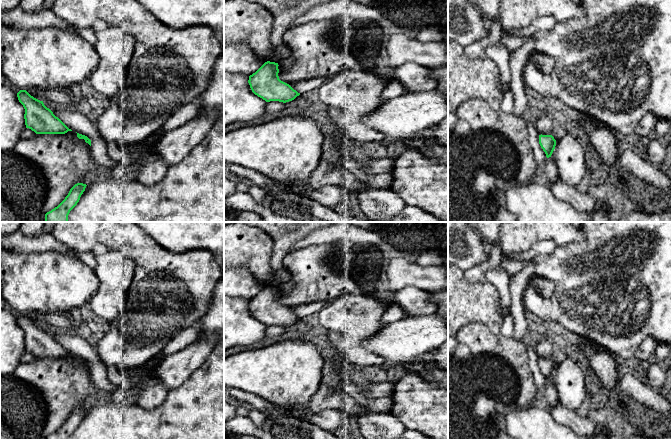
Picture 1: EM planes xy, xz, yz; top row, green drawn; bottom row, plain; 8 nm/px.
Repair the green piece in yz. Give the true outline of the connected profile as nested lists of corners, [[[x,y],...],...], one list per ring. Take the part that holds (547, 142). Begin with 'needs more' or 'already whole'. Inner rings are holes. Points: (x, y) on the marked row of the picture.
already whole; [[[539,135],[539,144],[543,151],[546,154],[546,157],[551,157],[555,146],[556,146],[556,140],[552,135]]]

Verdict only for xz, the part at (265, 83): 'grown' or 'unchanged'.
unchanged

